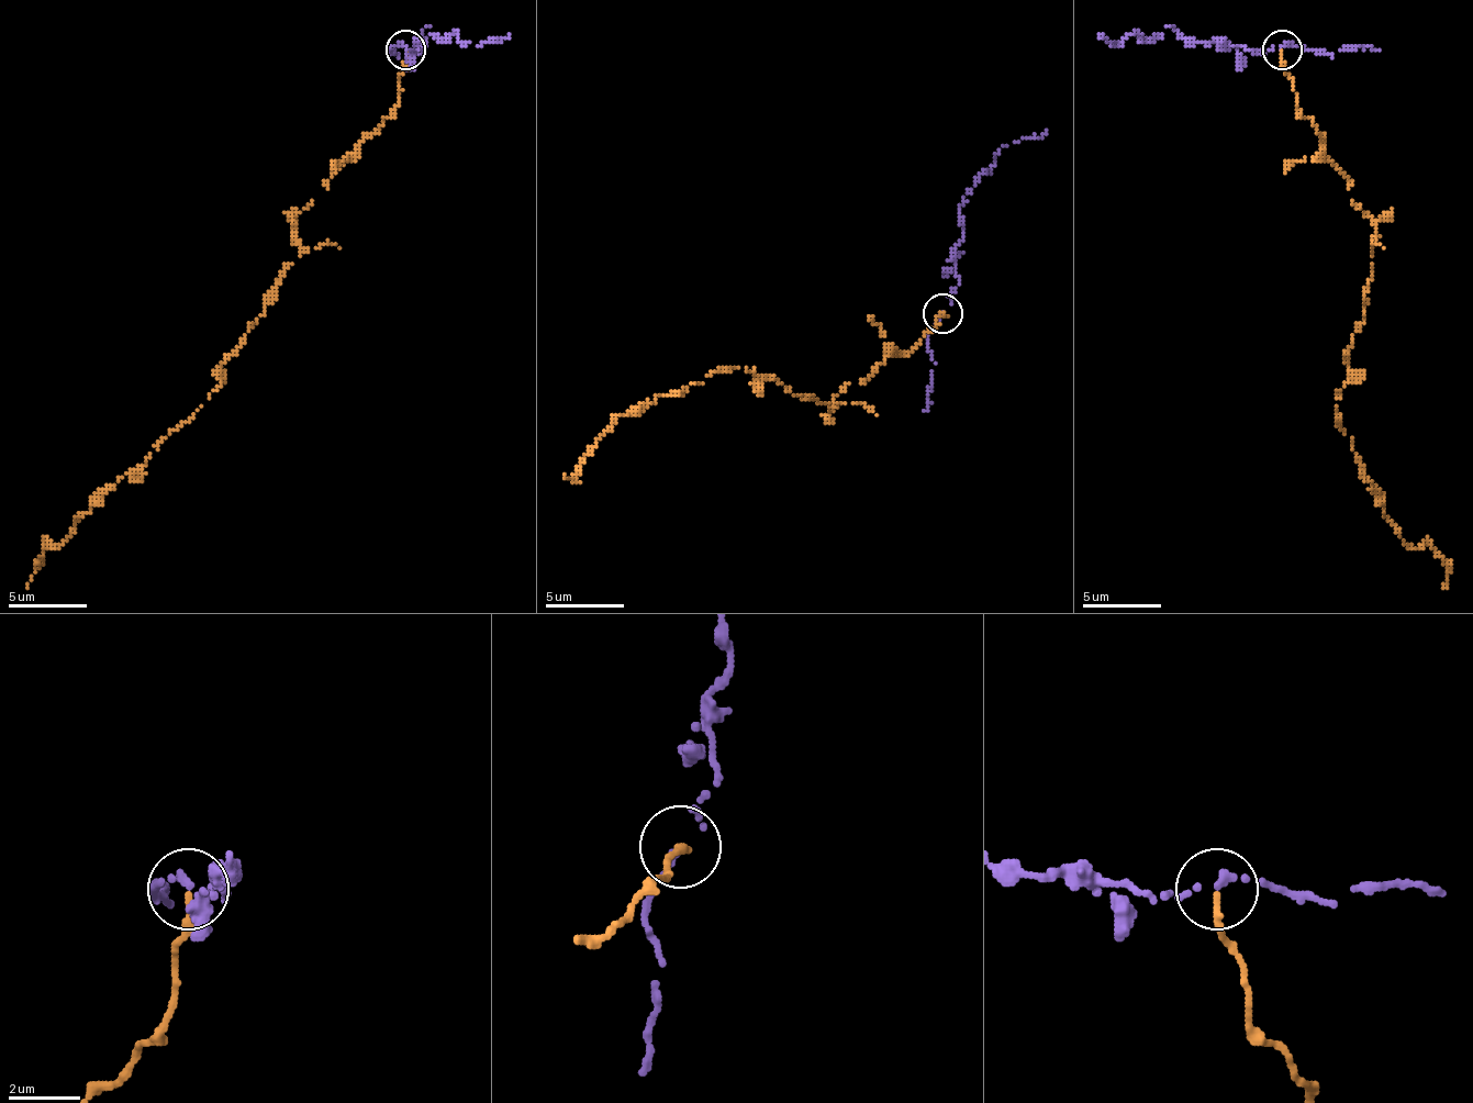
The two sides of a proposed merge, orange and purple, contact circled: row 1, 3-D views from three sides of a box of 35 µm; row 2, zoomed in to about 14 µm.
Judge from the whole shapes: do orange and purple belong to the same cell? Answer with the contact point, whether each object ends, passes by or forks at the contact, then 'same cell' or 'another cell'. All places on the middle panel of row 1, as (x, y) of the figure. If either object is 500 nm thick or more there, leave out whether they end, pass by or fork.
at (943, 313); orange ends there; purple passes by; another cell

